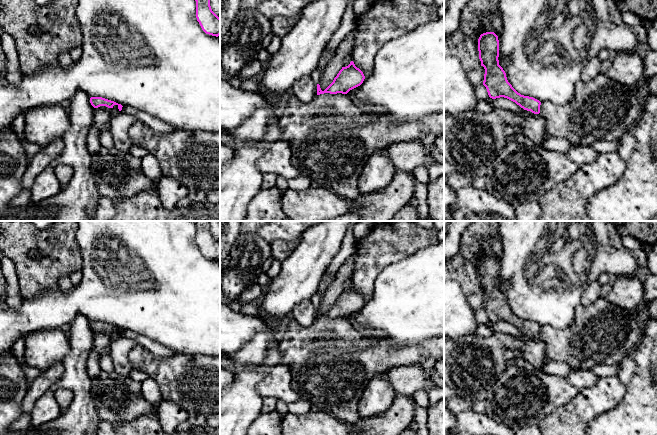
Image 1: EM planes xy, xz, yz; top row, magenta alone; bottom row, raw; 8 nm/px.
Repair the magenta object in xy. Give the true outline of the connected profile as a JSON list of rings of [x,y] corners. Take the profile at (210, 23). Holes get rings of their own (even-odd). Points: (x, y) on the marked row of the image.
[[[210,0],[196,1],[196,18],[202,30],[209,35],[220,35],[220,18],[212,11]]]

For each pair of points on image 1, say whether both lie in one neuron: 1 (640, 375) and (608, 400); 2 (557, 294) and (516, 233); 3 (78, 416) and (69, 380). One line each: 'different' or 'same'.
1: different
2: same
3: same

